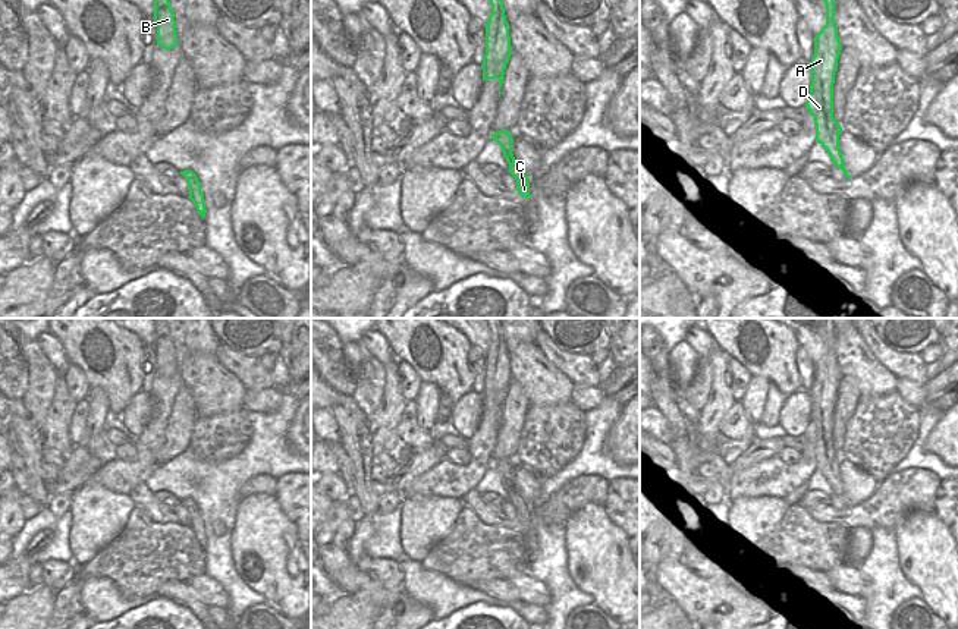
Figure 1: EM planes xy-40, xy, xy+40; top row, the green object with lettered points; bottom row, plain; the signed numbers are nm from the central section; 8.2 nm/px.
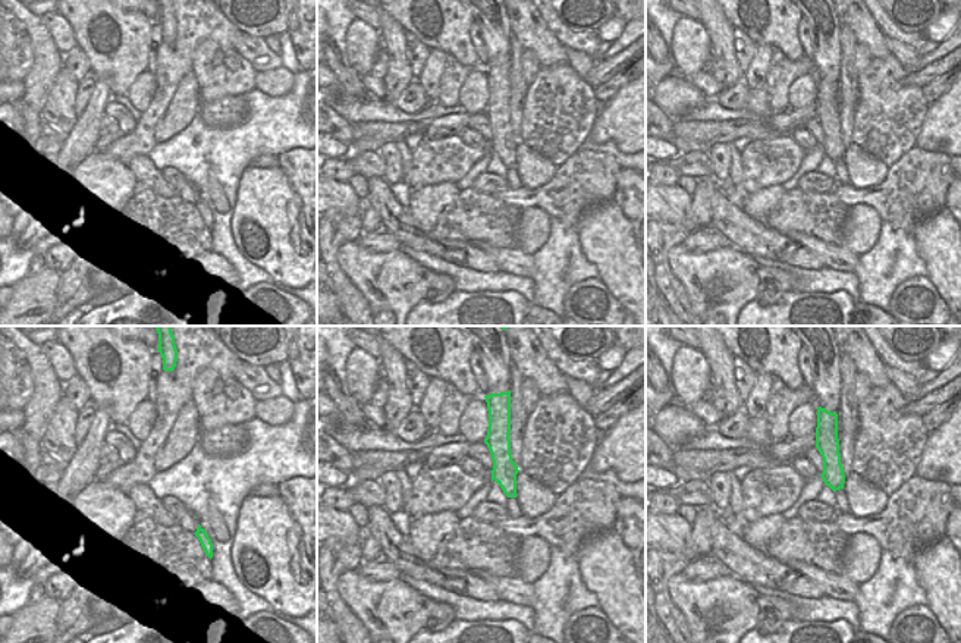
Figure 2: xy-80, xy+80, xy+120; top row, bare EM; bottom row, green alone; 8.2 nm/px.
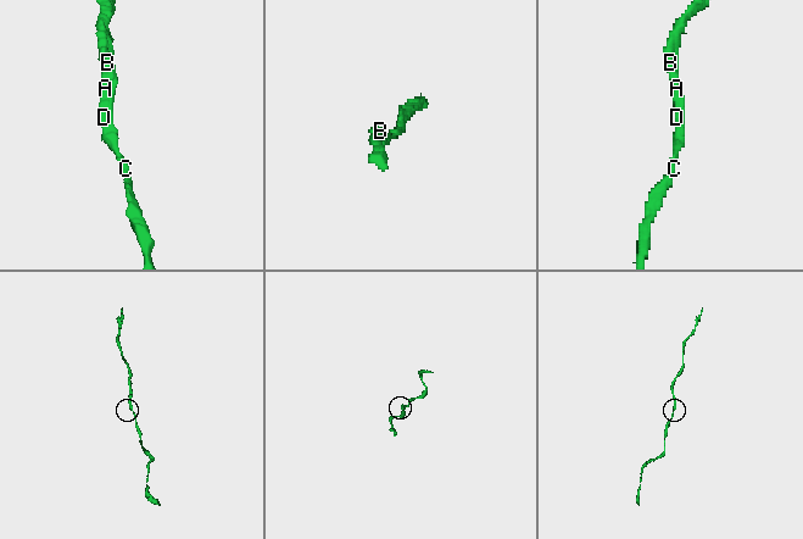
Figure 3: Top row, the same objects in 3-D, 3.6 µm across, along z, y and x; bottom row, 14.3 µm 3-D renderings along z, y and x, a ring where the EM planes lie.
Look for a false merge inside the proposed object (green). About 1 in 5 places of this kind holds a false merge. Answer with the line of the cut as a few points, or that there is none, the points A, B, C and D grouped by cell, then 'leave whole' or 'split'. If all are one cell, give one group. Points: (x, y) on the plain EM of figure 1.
cut none; groups A B C D; leave whole

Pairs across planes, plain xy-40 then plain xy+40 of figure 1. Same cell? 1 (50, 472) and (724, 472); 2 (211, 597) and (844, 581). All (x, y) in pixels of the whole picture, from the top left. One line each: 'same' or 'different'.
1: different
2: same

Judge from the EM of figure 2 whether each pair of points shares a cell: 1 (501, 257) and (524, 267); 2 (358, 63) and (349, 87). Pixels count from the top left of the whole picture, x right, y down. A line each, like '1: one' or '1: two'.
1: one
2: two

